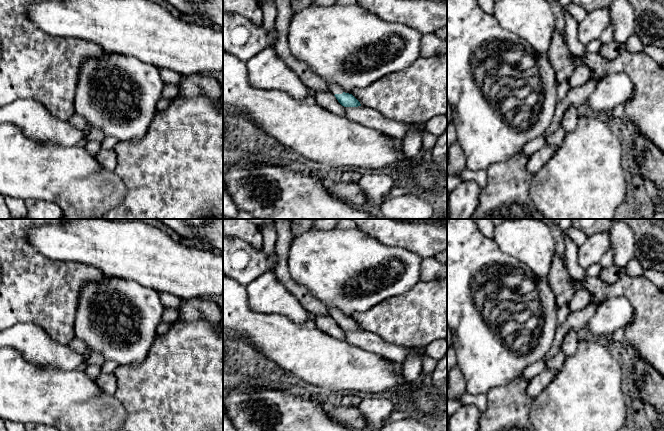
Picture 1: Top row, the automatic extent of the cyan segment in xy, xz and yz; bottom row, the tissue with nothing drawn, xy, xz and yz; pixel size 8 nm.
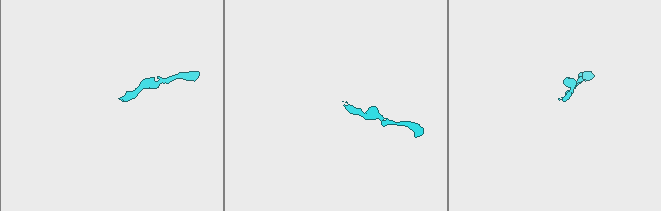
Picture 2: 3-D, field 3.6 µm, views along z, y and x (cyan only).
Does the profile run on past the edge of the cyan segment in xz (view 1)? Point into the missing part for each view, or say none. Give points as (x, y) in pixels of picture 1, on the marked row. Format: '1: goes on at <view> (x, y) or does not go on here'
1: goes on at xz (334, 89)

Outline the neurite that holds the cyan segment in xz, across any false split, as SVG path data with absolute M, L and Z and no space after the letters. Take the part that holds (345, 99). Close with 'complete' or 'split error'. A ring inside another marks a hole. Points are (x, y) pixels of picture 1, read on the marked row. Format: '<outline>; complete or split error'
M327 82L330 92L336 97L338 102L344 107L358 107L361 106L360 102L349 93L343 92L339 86L333 82Z; split error

